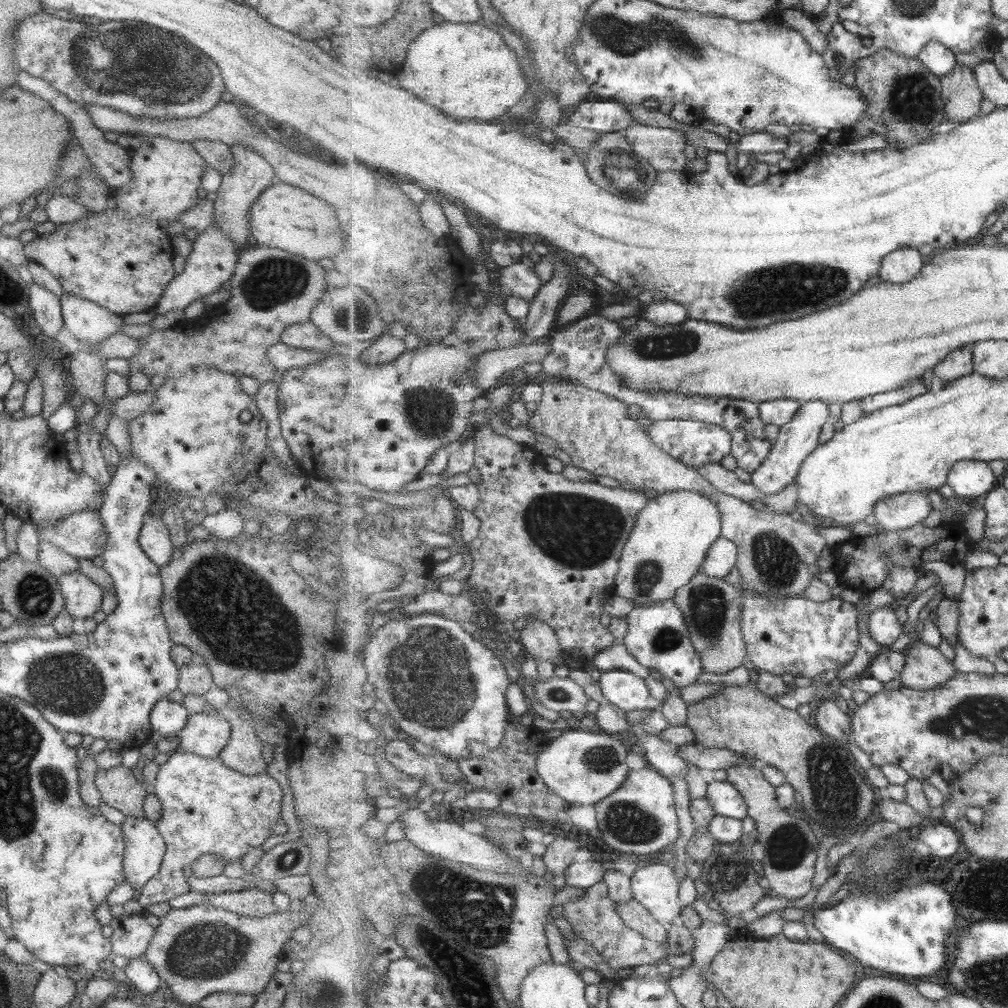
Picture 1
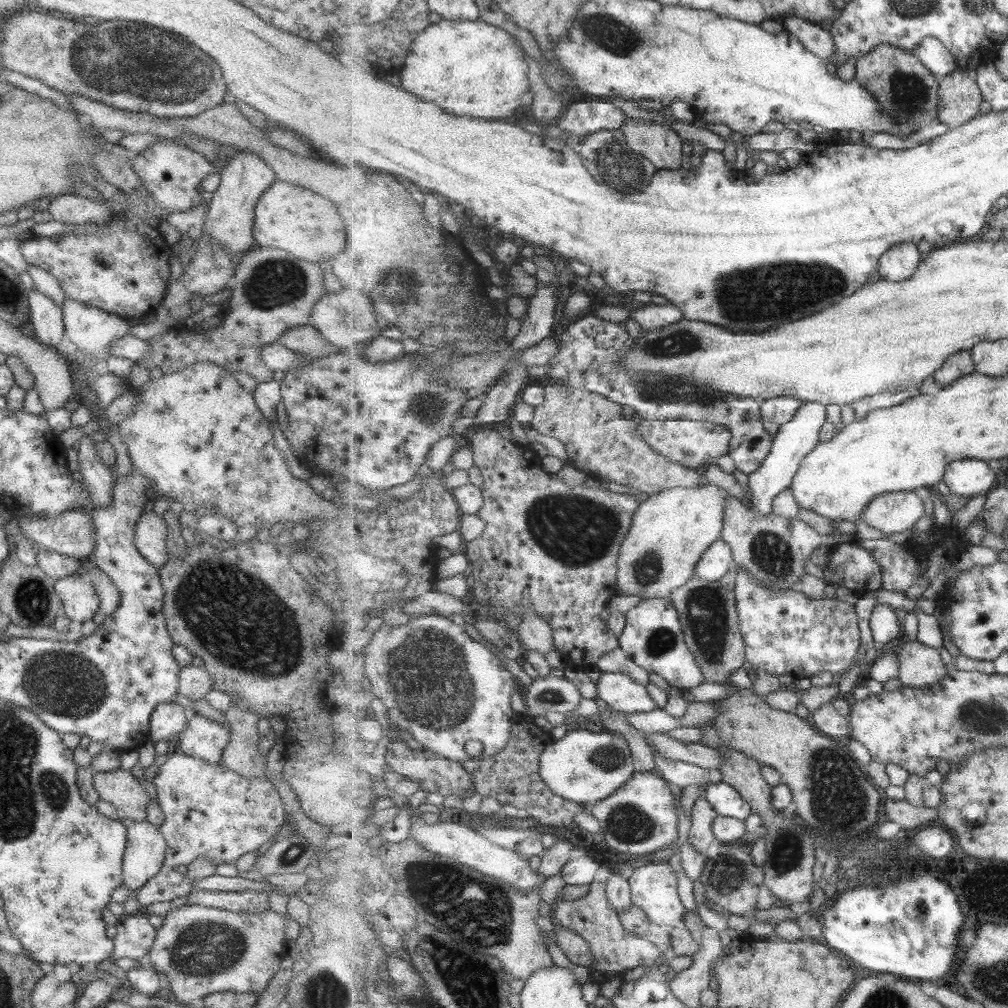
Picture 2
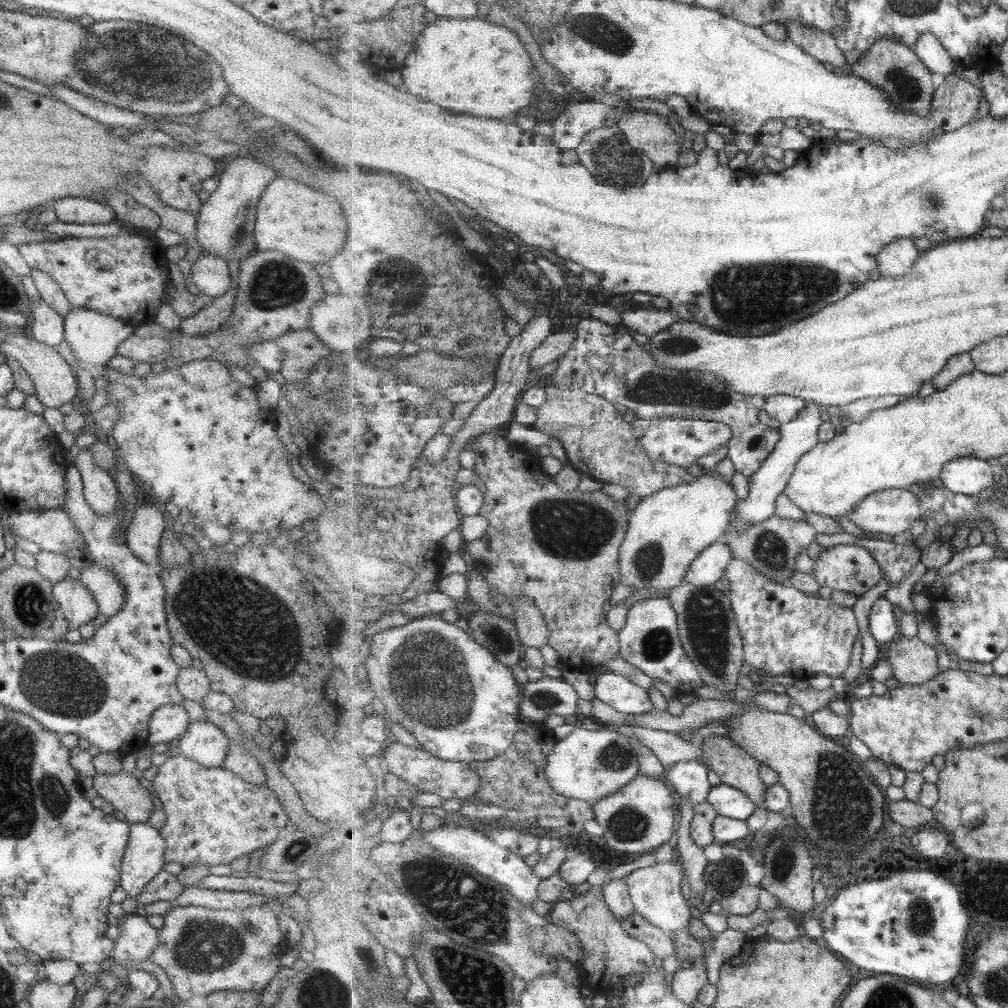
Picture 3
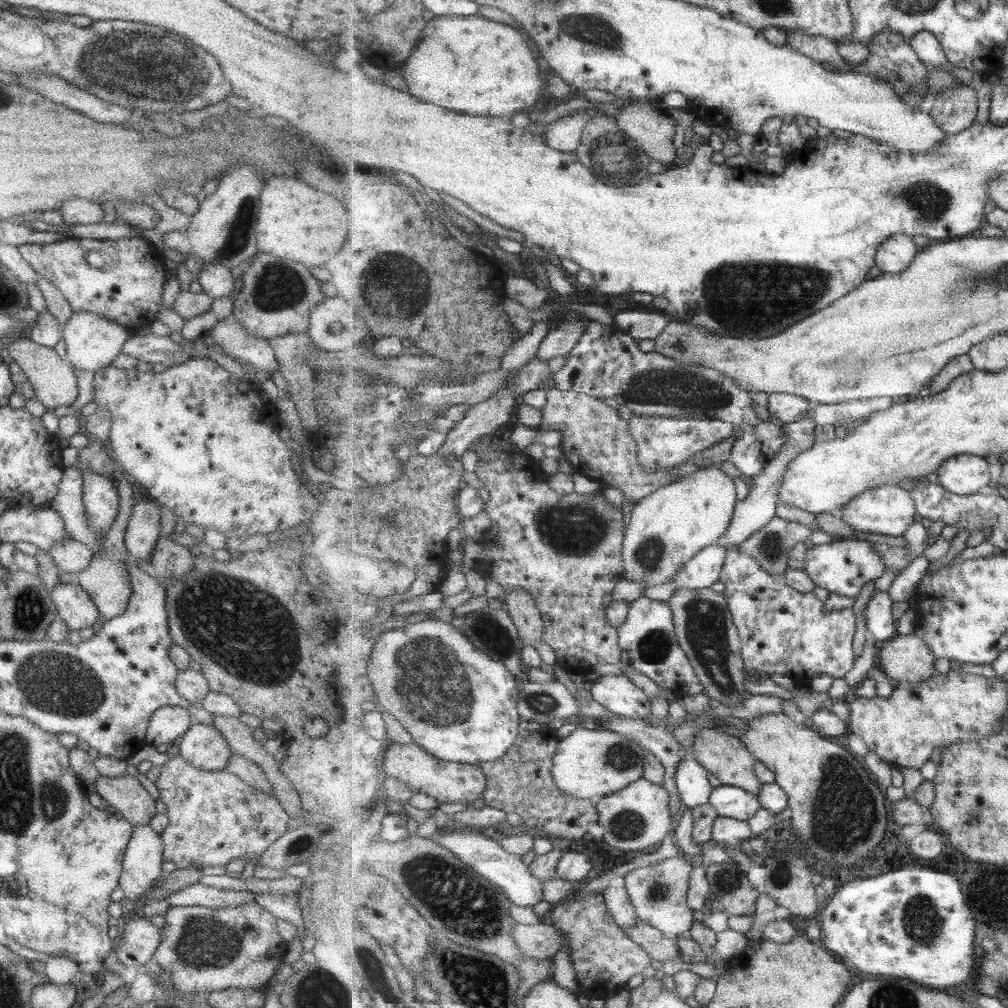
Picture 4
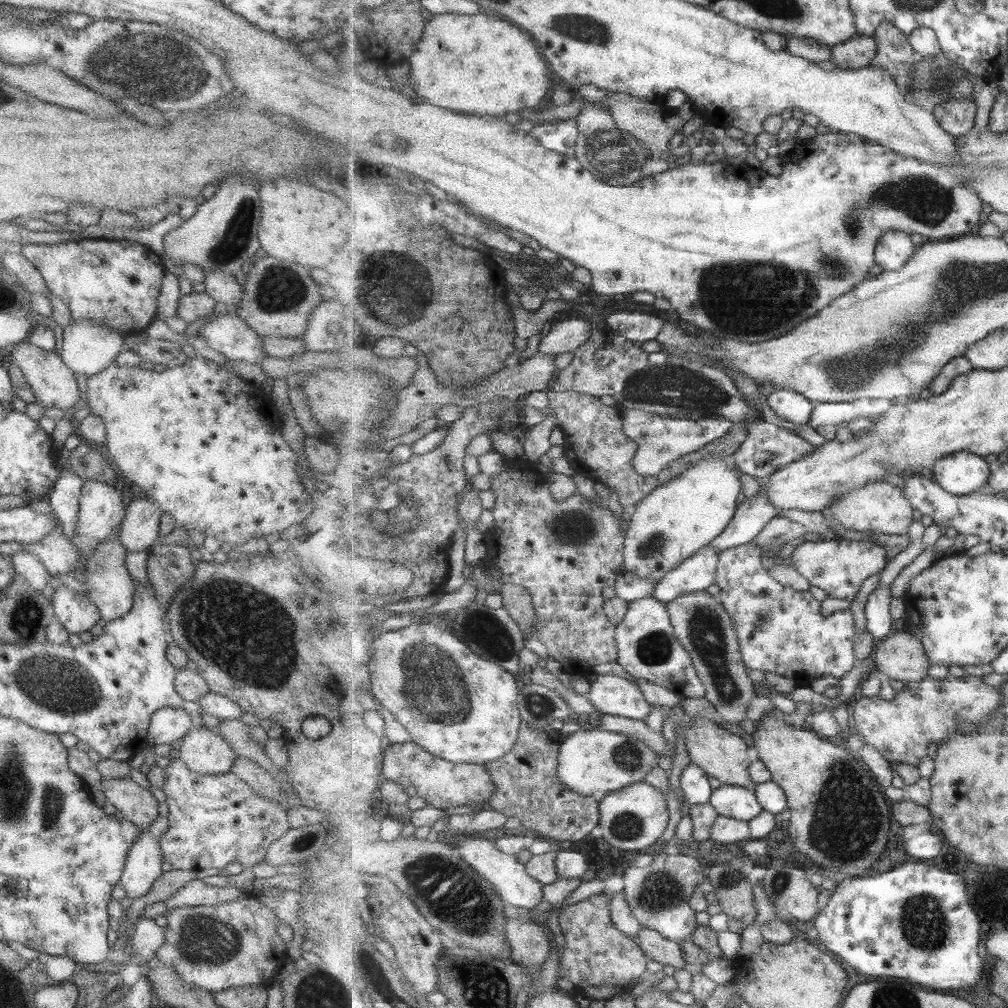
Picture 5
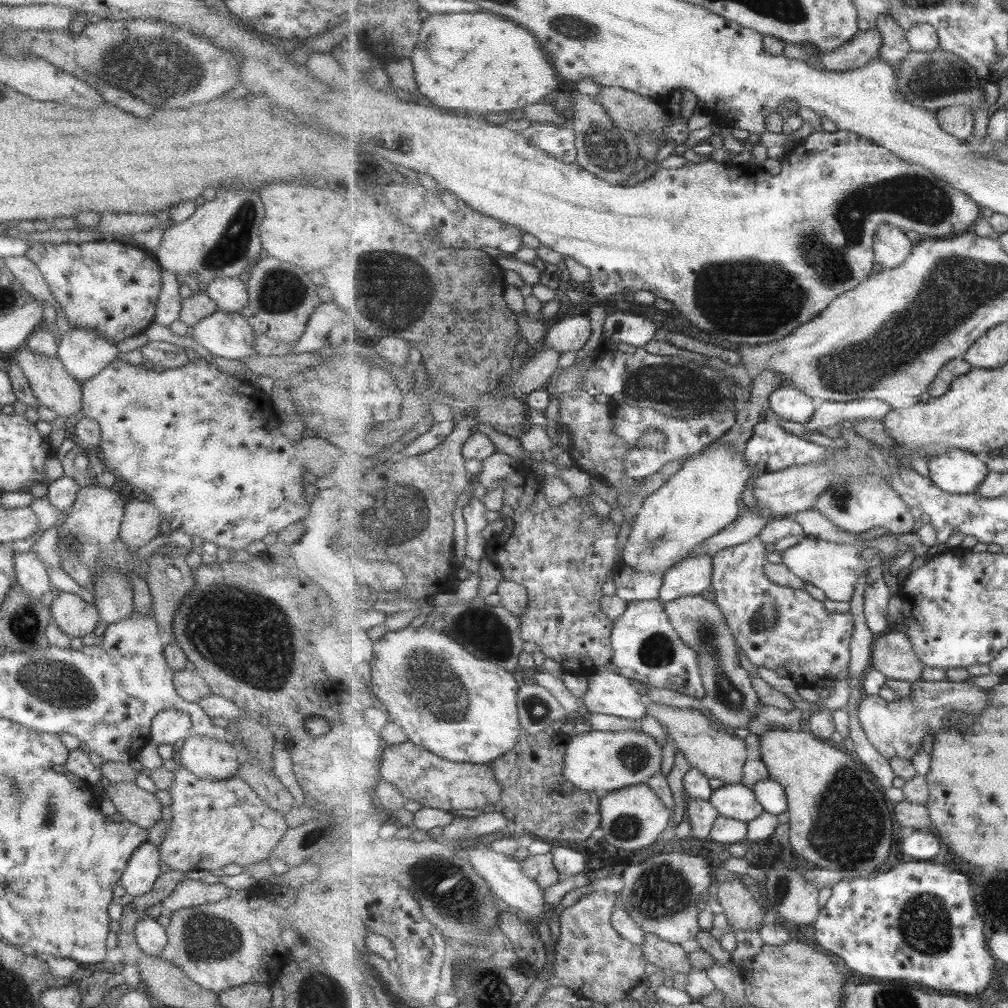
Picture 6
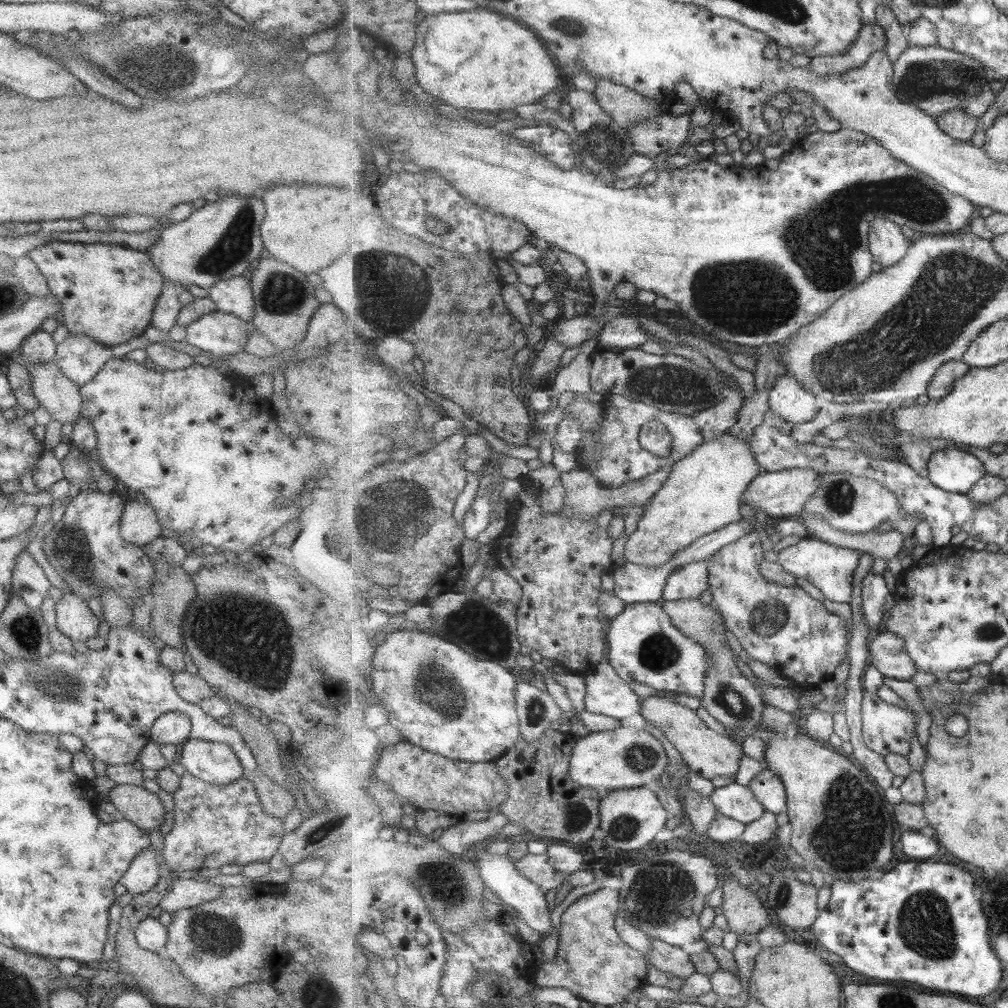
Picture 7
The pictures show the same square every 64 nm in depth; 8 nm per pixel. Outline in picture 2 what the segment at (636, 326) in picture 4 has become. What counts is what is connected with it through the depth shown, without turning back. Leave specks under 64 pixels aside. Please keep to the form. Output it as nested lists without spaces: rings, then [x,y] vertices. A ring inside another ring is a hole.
[[[671,301],[663,305],[649,304],[643,308],[630,314],[628,319],[635,320],[643,331],[659,330],[665,326],[684,320],[683,310],[681,307],[675,306]]]

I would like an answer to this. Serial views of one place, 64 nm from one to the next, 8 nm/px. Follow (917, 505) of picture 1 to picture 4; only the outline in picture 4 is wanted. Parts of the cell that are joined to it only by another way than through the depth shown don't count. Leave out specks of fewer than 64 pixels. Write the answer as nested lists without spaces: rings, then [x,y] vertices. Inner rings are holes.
[[[884,484],[854,498],[850,504],[842,508],[839,516],[854,530],[903,538],[907,530],[914,525],[917,513],[918,508],[911,491],[904,490],[899,485]]]

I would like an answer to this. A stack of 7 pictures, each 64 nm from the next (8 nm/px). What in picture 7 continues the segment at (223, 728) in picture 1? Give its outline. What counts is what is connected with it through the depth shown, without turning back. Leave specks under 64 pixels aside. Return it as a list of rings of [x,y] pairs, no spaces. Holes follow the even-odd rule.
[[[189,738],[180,750],[180,764],[191,777],[209,784],[227,784],[242,778],[244,770],[227,744]]]

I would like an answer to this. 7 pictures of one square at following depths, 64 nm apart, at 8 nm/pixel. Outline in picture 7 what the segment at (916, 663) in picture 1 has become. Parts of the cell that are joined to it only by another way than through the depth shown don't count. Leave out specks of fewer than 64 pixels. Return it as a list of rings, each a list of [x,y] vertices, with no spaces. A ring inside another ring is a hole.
[[[889,631],[881,633],[870,642],[870,663],[885,677],[911,682],[919,668],[909,656],[906,646],[902,636]]]

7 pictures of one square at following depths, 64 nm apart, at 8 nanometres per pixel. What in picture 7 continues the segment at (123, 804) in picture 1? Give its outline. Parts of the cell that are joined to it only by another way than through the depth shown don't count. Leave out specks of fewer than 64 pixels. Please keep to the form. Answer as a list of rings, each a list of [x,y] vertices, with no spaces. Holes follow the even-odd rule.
[[[118,784],[109,790],[109,802],[123,819],[147,832],[159,828],[163,823],[162,803],[141,785]]]

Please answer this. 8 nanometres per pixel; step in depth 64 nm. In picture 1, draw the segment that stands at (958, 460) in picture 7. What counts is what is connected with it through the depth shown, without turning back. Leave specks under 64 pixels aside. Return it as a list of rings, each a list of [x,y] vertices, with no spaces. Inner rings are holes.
[[[961,461],[951,471],[948,485],[957,496],[979,498],[997,487],[997,477],[988,462]]]

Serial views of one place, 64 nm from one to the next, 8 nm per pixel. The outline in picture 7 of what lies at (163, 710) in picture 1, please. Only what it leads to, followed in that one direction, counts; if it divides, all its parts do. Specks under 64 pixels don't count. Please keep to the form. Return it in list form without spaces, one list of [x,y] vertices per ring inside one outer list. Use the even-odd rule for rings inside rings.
[[[165,712],[153,722],[149,730],[150,741],[158,745],[179,745],[190,738],[190,722],[187,714]]]

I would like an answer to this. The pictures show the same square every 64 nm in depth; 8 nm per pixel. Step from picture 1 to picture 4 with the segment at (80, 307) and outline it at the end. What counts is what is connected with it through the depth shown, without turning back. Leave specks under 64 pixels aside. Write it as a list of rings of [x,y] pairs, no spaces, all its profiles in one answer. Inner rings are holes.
[[[75,312],[60,329],[66,345],[67,362],[73,368],[82,368],[95,372],[98,368],[112,364],[112,360],[121,353],[121,346],[133,333],[127,327],[119,326],[103,316],[91,312]]]

